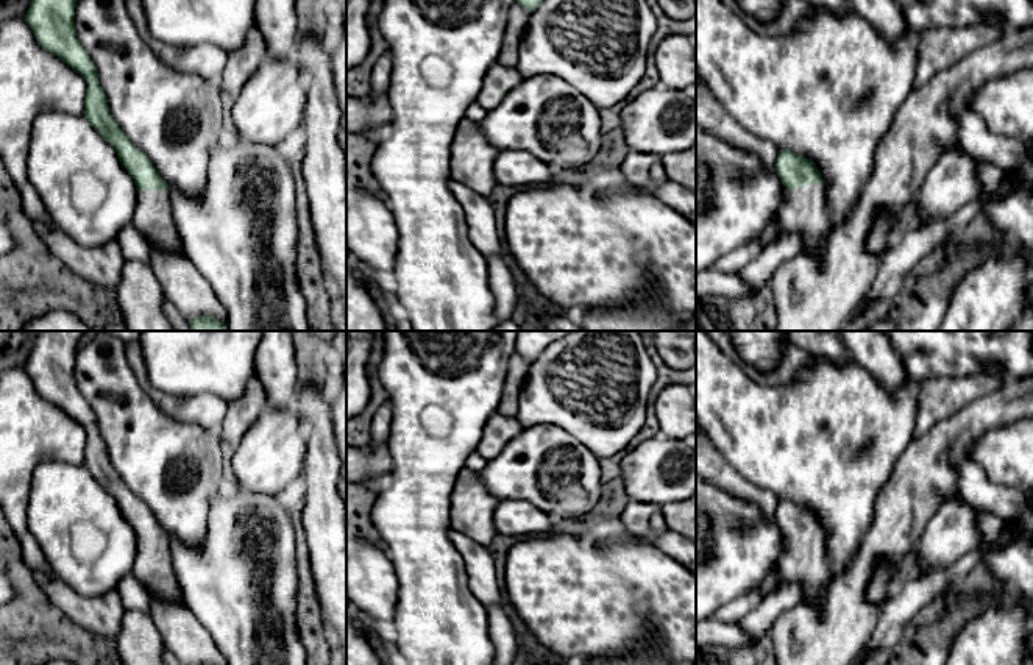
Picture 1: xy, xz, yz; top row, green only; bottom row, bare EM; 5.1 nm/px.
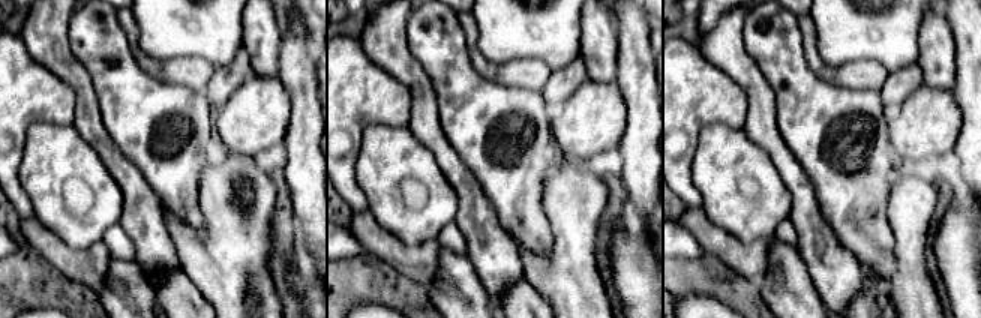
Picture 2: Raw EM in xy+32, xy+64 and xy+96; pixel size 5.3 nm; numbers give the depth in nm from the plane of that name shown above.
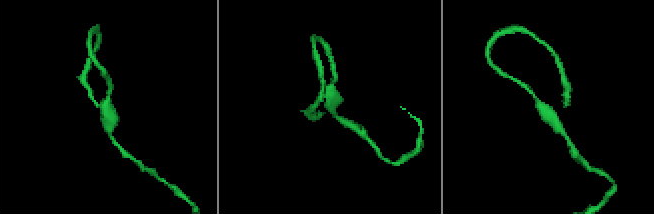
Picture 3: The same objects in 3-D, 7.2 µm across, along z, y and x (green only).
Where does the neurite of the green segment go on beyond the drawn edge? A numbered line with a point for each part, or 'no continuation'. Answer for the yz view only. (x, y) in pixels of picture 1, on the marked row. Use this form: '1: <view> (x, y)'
1: yz (804, 209)

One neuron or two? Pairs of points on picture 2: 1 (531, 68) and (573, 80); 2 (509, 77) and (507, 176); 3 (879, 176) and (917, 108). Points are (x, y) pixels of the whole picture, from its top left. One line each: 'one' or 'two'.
1: two
2: two
3: two

